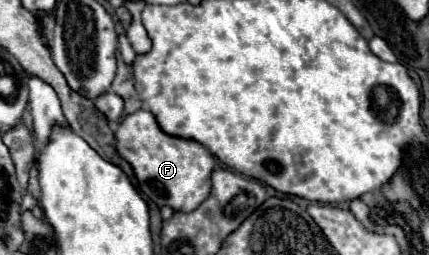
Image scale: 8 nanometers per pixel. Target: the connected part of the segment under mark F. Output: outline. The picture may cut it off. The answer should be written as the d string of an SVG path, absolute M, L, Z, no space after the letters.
M138 110L126 116L116 130L116 140L118 154L132 166L142 194L156 206L170 206L174 212L192 212L208 198L212 190L210 174L214 170L214 156L194 140L164 134L152 112Z

